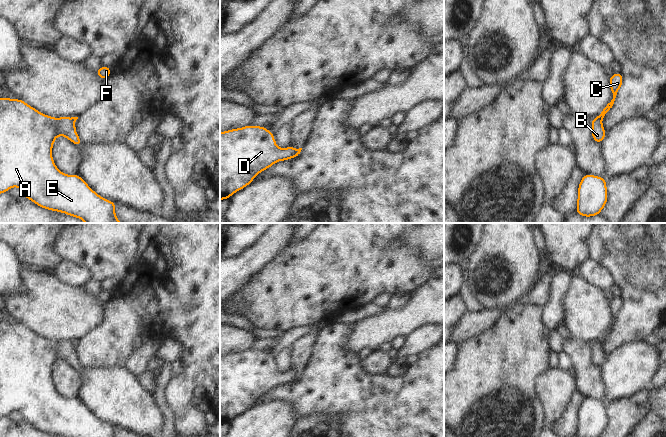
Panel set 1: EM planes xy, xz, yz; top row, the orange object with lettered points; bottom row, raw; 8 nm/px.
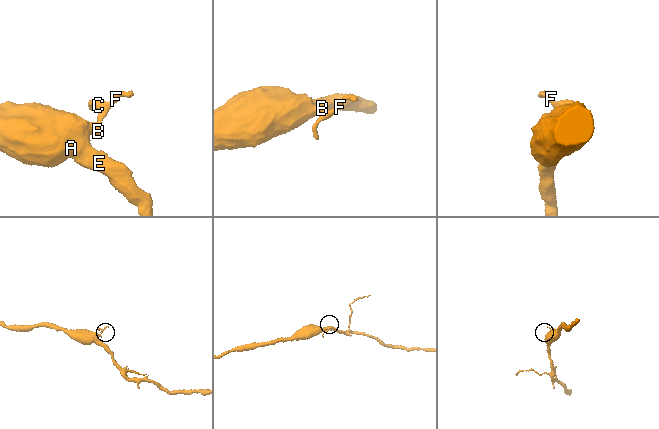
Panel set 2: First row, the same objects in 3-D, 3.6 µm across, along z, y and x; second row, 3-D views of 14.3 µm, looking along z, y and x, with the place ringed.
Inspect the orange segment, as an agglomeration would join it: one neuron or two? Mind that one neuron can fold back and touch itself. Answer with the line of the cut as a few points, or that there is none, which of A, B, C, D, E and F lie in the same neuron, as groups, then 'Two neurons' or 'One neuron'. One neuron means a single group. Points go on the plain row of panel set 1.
Split along yz (593, 342), (601, 344). Groups: A B D E / C F. Two neurons.

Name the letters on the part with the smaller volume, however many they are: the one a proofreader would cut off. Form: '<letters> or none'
C, F

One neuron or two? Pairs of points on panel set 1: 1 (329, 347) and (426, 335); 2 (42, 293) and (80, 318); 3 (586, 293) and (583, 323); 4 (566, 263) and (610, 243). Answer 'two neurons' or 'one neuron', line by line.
1: two neurons
2: one neuron
3: one neuron
4: two neurons

